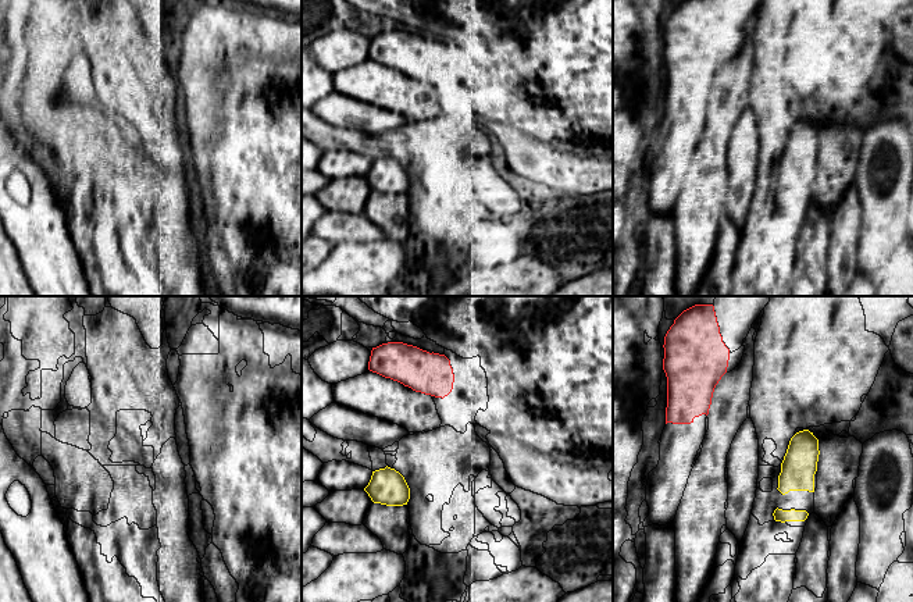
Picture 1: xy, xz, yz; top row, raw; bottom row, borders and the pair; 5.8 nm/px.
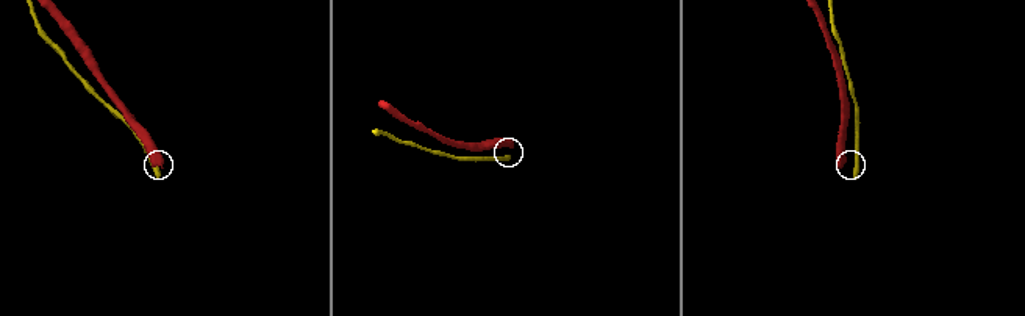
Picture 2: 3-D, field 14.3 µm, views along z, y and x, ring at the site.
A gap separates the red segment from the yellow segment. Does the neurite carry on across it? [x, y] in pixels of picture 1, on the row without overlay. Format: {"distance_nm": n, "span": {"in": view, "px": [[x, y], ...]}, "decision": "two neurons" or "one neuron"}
{"distance_nm": 460, "span": {"in": "xz", "px": [[416, 79], [387, 155]]}, "decision": "two neurons"}

